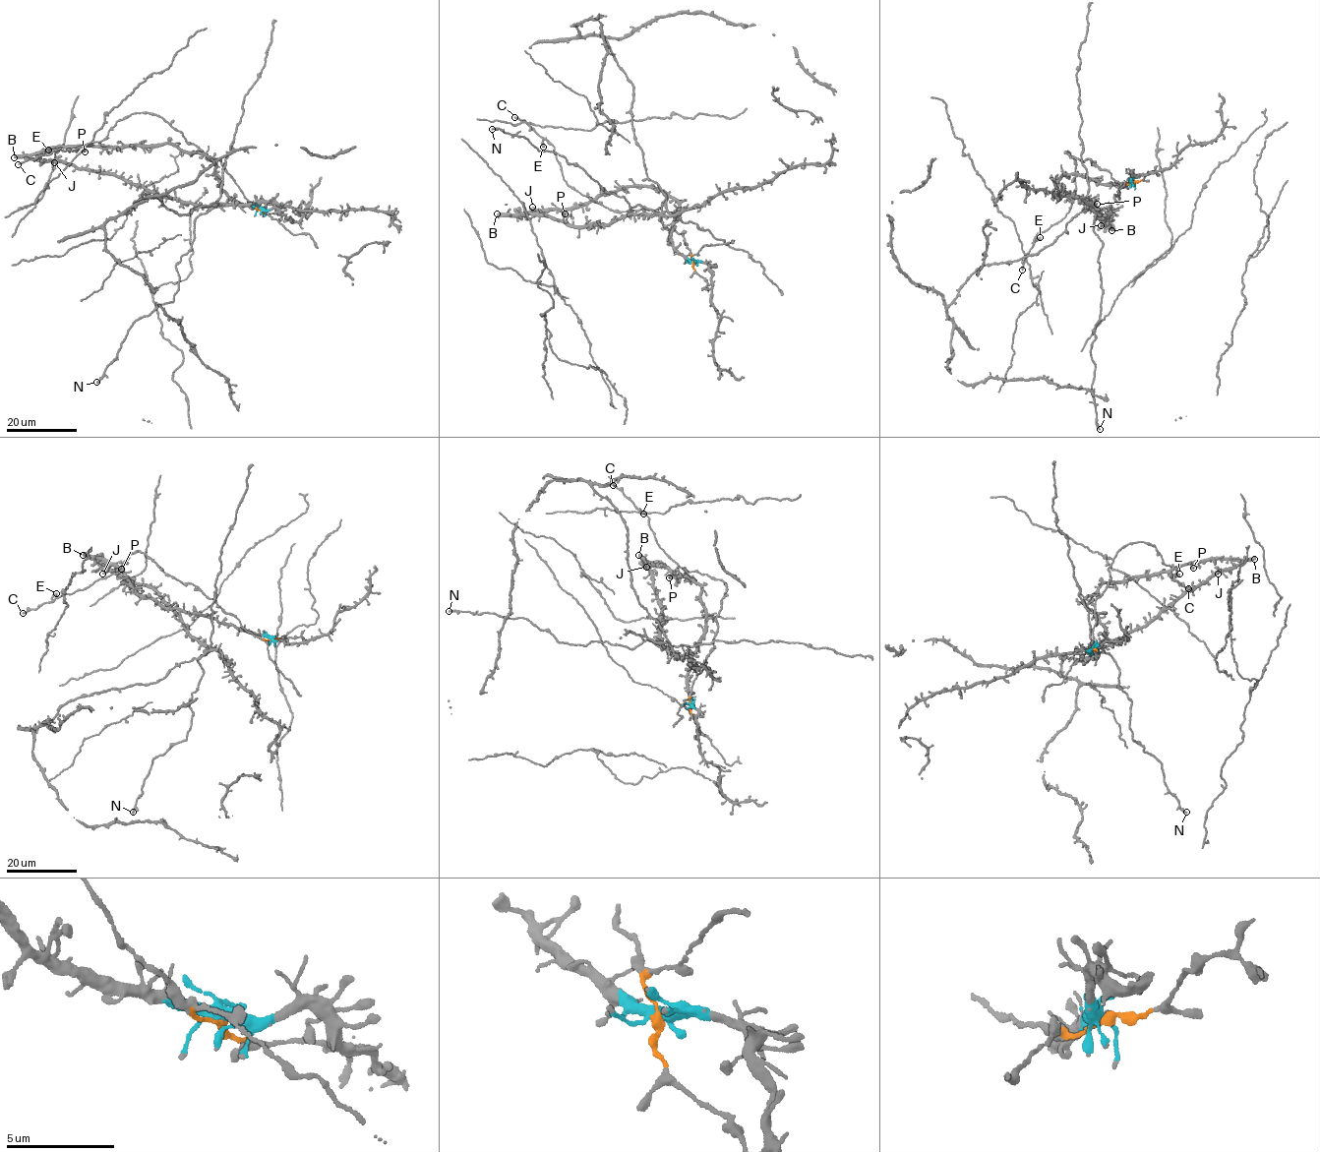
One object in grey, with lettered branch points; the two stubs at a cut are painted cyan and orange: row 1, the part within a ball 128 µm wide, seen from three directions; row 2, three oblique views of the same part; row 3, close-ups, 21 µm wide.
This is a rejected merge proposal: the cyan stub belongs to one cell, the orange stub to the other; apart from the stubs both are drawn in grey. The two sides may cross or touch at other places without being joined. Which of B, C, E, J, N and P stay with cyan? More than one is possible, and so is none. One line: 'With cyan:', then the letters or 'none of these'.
With cyan: B, J, N, P

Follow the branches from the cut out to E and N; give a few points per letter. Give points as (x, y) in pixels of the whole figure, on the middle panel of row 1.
E: (693, 262), (661, 213), (617, 212), (583, 196), (564, 180), (554, 147), (545, 140), (543, 148)
N: (693, 262), (671, 242), (679, 203), (649, 186), (513, 215), (583, 226), (655, 213), (491, 129)

